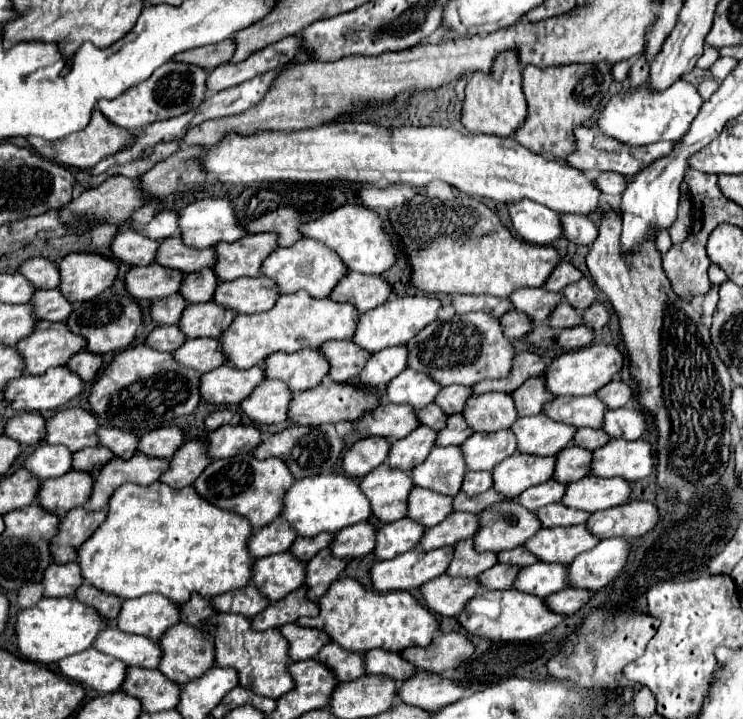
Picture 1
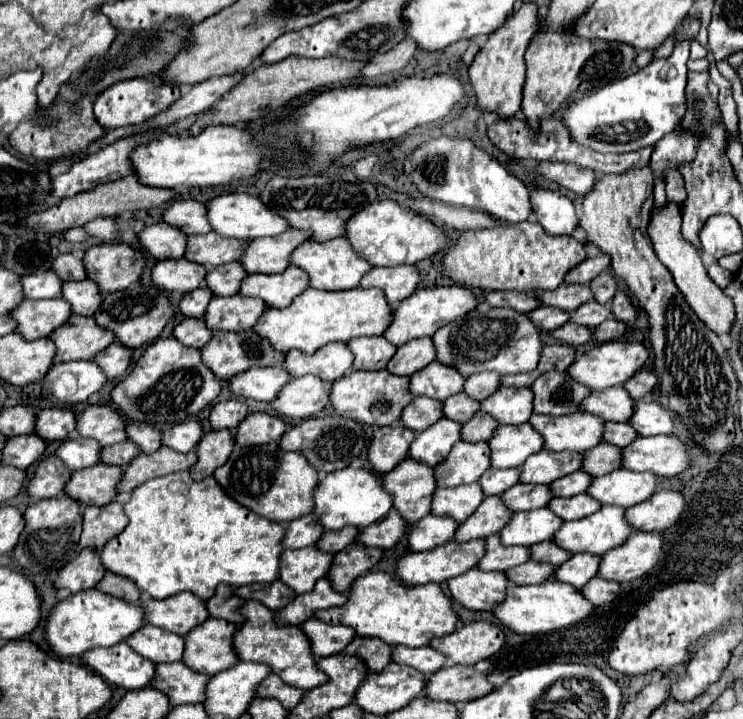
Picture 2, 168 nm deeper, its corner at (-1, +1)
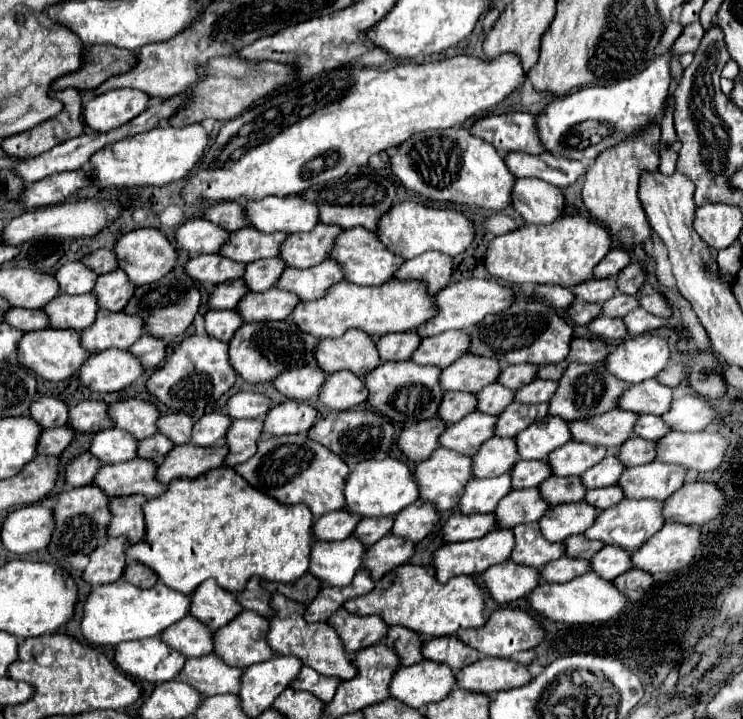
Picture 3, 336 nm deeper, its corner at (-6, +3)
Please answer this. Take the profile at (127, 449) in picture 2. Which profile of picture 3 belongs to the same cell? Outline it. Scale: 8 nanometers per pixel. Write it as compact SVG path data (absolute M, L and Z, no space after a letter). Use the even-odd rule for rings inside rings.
M154 434L152 438L144 438L140 442L138 456L160 462L160 458L164 458L164 454L168 454L168 450L172 450L172 446L174 446L174 442L170 438L164 438L164 434Z

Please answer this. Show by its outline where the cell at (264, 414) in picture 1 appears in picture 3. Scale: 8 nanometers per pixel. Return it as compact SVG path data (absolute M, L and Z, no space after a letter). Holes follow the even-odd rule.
M350 370L330 374L320 392L320 400L332 410L346 410L360 406L362 402L366 402L366 398L368 390L364 386L364 378L356 376Z

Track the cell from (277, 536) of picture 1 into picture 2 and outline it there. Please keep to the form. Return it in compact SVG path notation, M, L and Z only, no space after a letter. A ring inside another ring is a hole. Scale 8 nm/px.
M303 516L299 520L291 520L285 524L285 536L283 536L283 548L285 550L295 550L295 548L305 548L311 546L319 540L319 536L325 530L313 516Z

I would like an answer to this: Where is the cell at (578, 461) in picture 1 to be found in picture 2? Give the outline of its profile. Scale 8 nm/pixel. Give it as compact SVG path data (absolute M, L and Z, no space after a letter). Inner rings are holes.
M601 442L599 446L587 450L583 454L583 472L587 472L589 476L605 476L613 470L619 468L621 462L621 450Z

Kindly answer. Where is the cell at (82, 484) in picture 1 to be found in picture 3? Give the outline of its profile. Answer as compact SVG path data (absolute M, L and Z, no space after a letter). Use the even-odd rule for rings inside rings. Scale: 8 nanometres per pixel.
M134 458L122 464L104 464L94 478L108 496L132 496L144 494L148 498L160 496L168 486L156 482L156 462Z

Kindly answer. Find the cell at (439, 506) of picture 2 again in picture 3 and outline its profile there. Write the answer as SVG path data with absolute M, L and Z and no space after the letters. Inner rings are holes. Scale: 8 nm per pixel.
M502 474L496 478L474 478L468 482L458 508L462 514L494 512L498 502L512 490L512 476Z

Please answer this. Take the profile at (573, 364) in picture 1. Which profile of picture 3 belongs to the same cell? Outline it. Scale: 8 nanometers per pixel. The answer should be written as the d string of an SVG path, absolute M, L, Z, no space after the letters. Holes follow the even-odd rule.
M642 334L622 340L606 358L610 374L628 384L656 378L670 360L670 346L664 338Z

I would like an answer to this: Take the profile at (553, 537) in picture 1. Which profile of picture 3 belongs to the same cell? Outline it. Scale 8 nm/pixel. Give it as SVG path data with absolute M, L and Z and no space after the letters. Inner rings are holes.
M622 500L622 502L618 502L618 506L602 510L598 514L596 522L592 524L592 528L588 528L584 532L584 536L620 546L632 553L649 538L652 538L660 530L660 526L666 524L666 518L662 516L662 506L664 506L664 502L656 502L656 500Z

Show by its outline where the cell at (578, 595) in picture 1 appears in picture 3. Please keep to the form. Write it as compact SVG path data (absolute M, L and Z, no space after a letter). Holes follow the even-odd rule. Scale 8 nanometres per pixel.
M634 568L634 570L630 570L628 574L618 576L614 582L616 582L616 586L618 586L632 602L636 602L636 600L640 600L640 598L654 586L654 576L652 576L650 572L644 572L644 570Z

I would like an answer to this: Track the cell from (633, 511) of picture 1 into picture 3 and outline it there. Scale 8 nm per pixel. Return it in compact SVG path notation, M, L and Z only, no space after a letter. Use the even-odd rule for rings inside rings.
M698 480L684 484L664 502L664 516L680 524L702 526L714 520L726 502L724 490L718 484Z

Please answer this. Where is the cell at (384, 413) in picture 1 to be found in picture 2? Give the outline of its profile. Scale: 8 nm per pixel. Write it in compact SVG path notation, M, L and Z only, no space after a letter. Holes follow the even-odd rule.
M415 396L411 400L411 404L407 404L407 408L403 408L401 424L405 428L411 428L413 432L421 432L427 426L435 424L439 418L443 418L441 402L425 398L425 396Z

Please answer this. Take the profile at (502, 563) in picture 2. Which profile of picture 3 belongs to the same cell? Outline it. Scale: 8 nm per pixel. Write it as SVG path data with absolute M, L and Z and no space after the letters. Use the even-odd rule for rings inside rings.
M538 522L516 526L514 536L516 536L516 548L512 550L510 556L512 562L540 568L564 556L564 544L552 544L546 538L542 538Z

